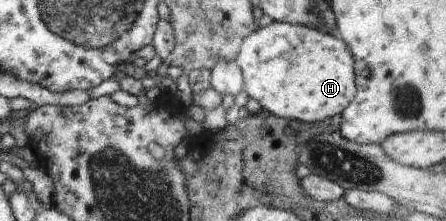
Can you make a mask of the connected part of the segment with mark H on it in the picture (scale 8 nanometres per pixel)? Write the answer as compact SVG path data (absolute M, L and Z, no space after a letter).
M273 21L264 28L259 27L256 31L253 31L249 36L246 36L242 40L238 55L234 58L234 61L239 65L242 72L244 80L243 91L245 90L249 97L253 98L253 100L257 100L262 108L273 116L283 117L289 120L302 120L303 122L323 122L326 118L340 115L355 98L356 84L354 58L351 51L348 49L347 44L345 44L345 42L343 42L339 37L319 31L317 28L314 29L305 25Z

